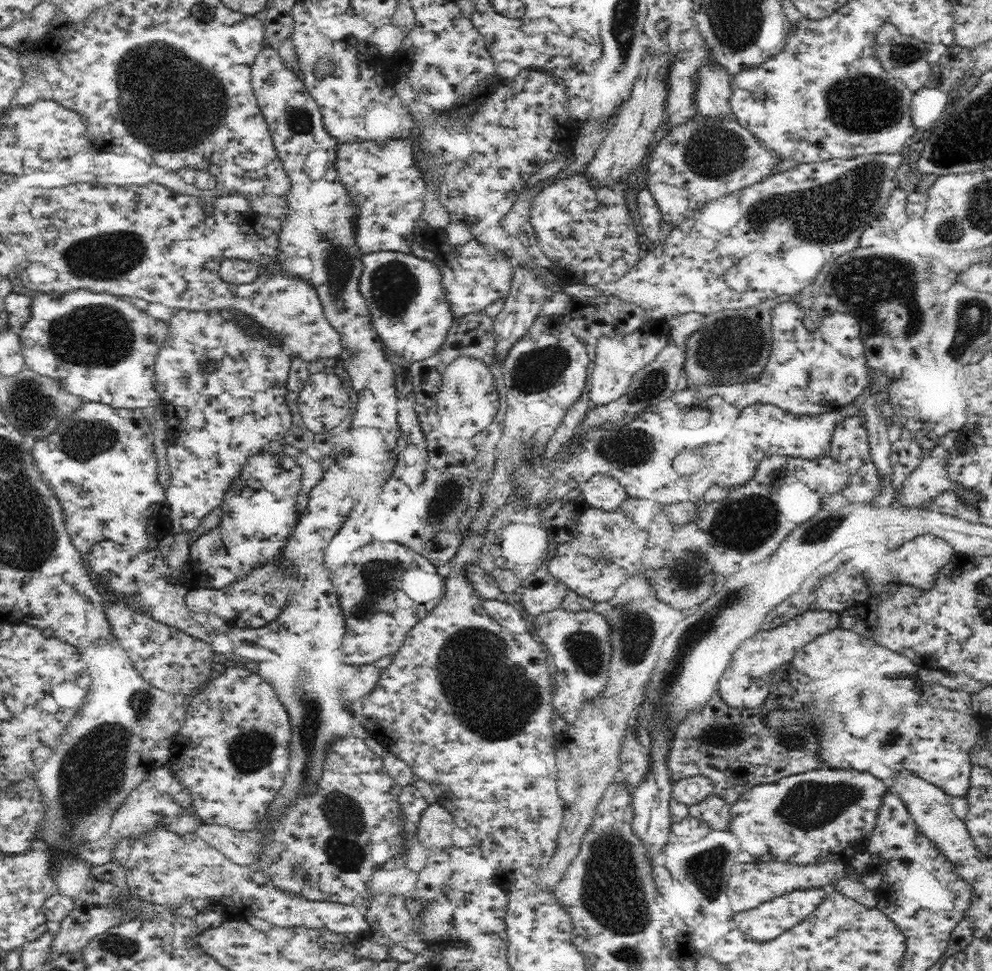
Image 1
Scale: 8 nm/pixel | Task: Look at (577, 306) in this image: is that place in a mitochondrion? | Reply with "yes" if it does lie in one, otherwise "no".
no

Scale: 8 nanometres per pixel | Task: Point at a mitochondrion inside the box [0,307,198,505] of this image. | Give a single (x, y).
(33, 409)

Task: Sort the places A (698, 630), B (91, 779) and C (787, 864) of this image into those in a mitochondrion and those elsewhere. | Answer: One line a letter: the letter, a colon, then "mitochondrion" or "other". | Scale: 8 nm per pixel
A: mitochondrion
B: mitochondrion
C: other

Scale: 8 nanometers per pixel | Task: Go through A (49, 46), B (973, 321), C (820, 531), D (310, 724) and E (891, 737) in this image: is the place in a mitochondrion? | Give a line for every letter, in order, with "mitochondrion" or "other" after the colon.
A: other
B: mitochondrion
C: mitochondrion
D: mitochondrion
E: mitochondrion

